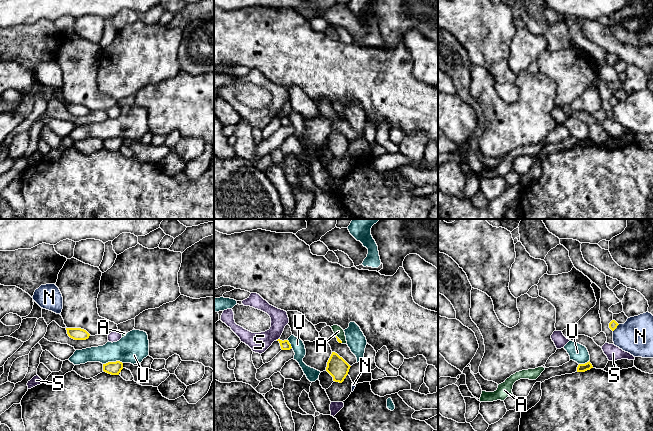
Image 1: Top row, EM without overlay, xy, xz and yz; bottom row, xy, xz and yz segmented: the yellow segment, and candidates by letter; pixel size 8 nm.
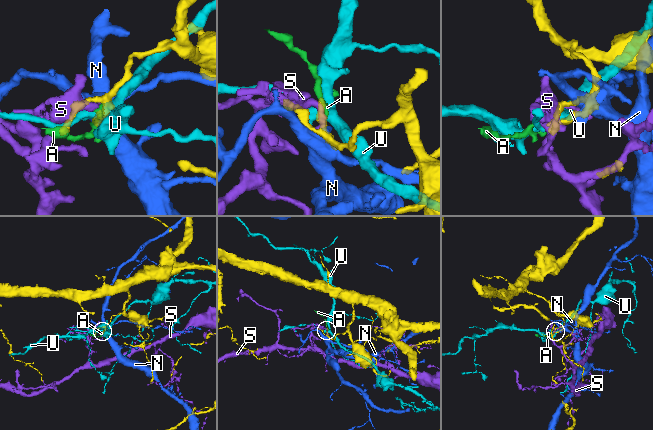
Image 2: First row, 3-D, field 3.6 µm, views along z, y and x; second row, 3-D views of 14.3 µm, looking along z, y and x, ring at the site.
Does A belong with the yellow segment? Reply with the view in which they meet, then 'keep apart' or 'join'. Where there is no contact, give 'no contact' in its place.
contact in xz; keep apart

